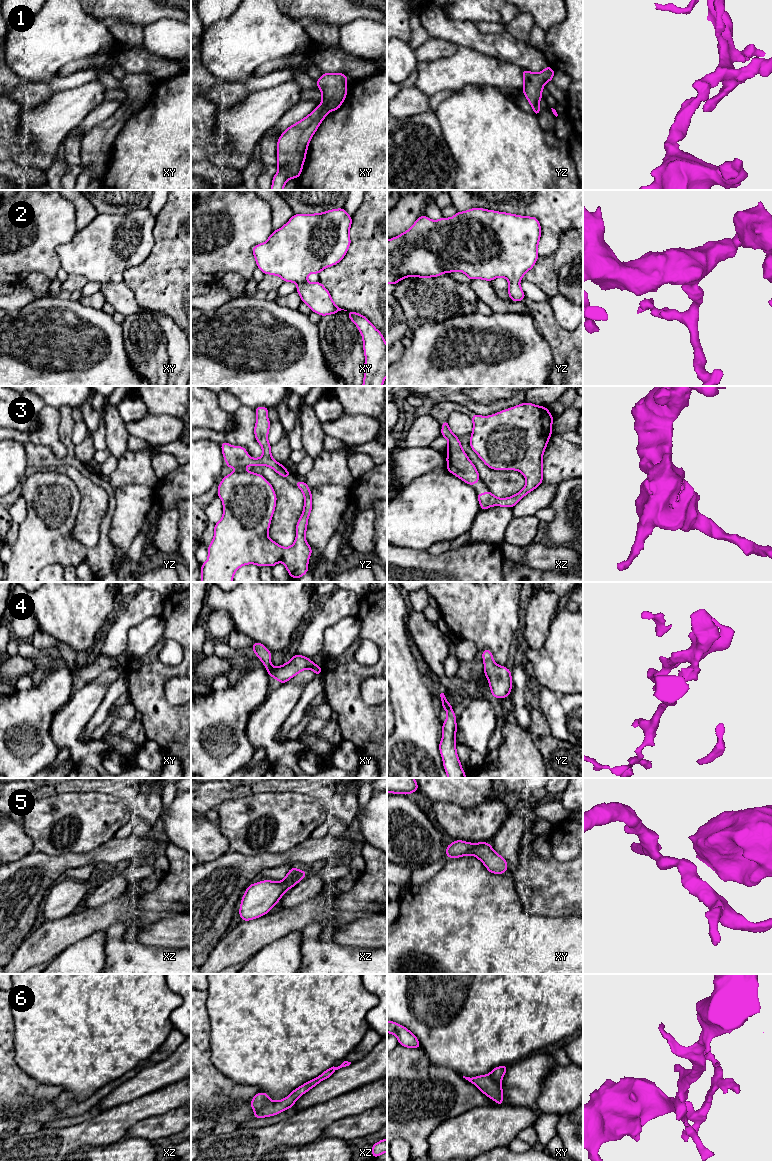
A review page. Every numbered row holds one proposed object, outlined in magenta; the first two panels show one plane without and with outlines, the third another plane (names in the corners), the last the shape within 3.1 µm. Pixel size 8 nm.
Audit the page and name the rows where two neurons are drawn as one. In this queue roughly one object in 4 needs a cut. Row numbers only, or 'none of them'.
none of them

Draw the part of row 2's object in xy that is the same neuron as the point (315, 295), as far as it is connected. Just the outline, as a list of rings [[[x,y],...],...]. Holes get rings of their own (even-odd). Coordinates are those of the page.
[[[344,208],[323,213],[294,214],[266,242],[252,248],[264,274],[276,275],[284,282],[297,284],[301,301],[320,316],[344,310],[332,300],[331,294],[318,281],[310,283],[307,276],[338,264],[351,244],[349,230],[352,217]],[[344,310],[359,329],[365,354],[362,386],[382,386],[387,376],[387,344],[380,331],[367,317]]]

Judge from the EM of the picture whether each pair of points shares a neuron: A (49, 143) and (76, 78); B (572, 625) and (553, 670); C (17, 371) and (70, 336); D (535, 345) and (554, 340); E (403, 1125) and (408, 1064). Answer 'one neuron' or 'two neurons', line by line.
A: two neurons
B: one neuron
C: one neuron
D: two neurons
E: one neuron

